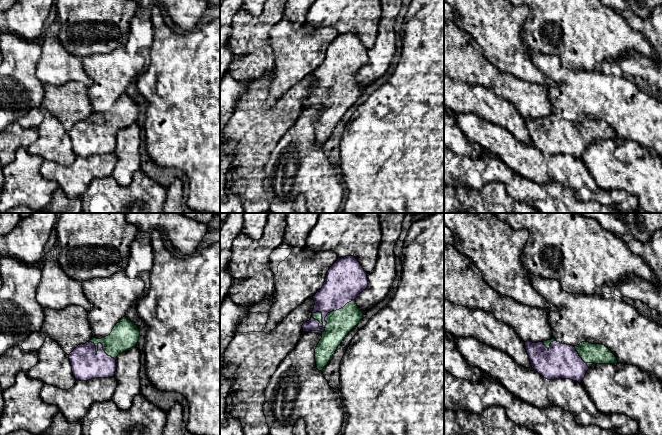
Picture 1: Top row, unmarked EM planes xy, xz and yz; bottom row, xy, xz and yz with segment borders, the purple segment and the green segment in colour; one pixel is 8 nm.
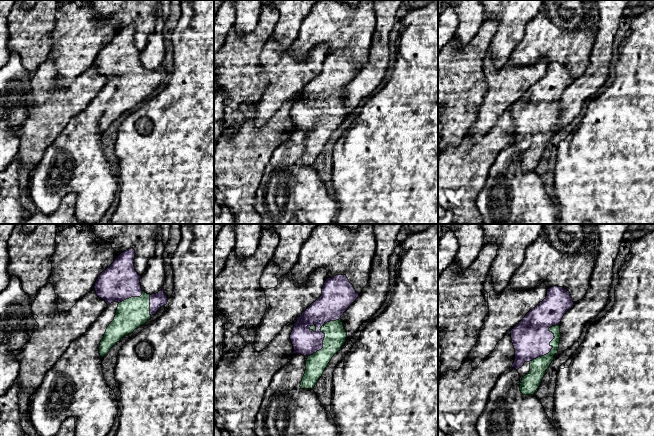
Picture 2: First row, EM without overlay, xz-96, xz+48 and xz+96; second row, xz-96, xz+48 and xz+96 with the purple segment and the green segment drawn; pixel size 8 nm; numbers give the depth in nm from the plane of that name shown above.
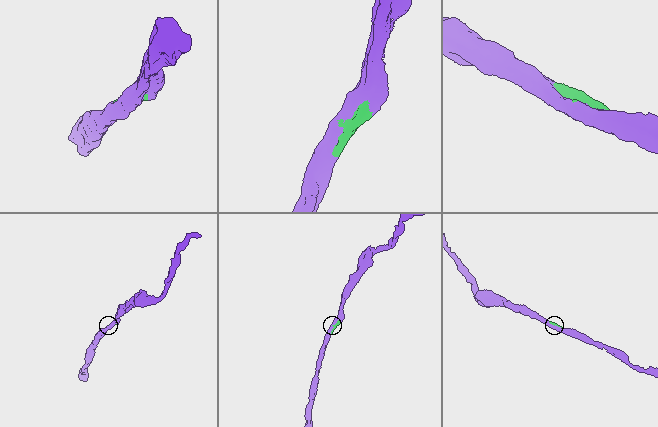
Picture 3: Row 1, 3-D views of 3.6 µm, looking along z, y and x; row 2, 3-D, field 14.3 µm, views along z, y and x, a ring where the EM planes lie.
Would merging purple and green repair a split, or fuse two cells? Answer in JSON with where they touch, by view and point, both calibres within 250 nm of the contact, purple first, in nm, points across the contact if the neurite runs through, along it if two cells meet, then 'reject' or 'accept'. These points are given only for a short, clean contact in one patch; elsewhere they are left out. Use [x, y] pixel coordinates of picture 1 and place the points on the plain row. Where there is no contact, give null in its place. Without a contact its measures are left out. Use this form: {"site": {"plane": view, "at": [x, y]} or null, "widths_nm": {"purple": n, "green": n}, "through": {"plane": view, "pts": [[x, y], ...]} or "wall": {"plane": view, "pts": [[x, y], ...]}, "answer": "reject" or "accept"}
{"site": {"plane": "xz", "at": [331, 87]}, "widths_nm": {"purple": 300, "green": 200}, "answer": "accept"}

